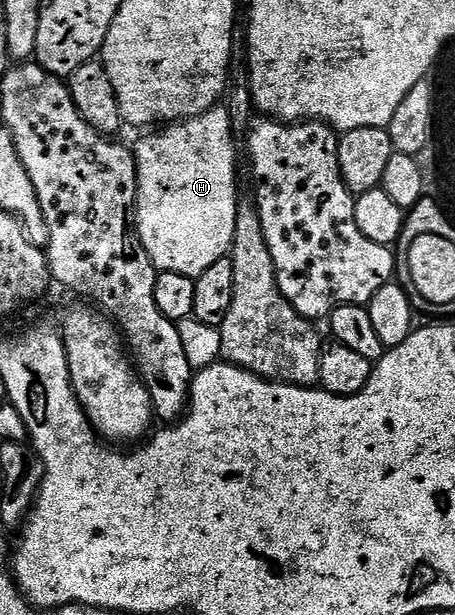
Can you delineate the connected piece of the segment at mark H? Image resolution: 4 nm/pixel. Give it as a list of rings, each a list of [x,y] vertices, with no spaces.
[[[220,103],[188,121],[168,124],[164,133],[151,131],[148,137],[133,145],[137,173],[133,228],[159,273],[196,278],[231,252],[241,196],[235,182],[235,137],[231,134],[231,113],[225,105]]]

